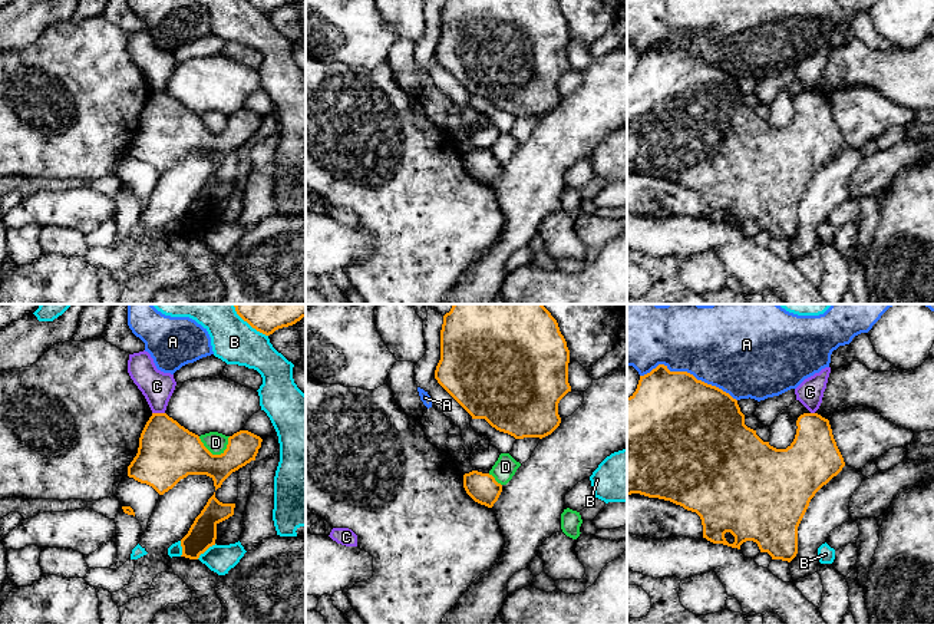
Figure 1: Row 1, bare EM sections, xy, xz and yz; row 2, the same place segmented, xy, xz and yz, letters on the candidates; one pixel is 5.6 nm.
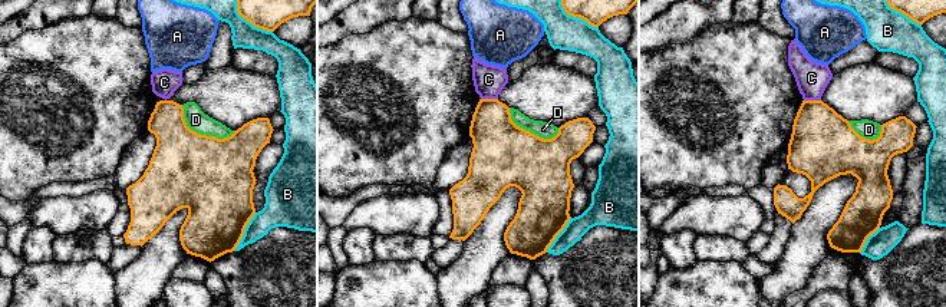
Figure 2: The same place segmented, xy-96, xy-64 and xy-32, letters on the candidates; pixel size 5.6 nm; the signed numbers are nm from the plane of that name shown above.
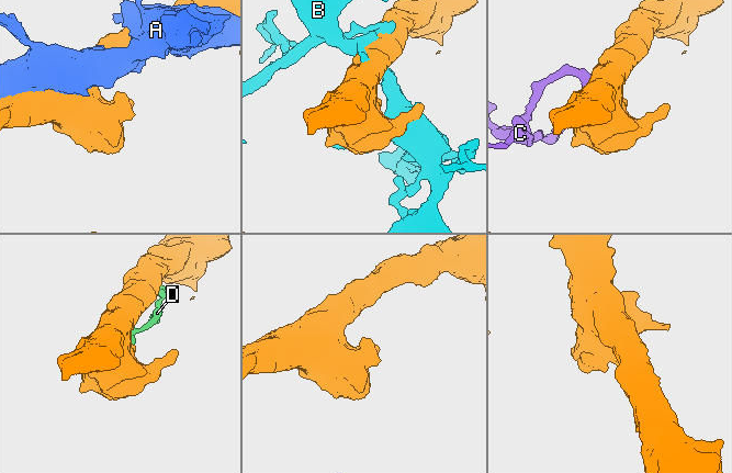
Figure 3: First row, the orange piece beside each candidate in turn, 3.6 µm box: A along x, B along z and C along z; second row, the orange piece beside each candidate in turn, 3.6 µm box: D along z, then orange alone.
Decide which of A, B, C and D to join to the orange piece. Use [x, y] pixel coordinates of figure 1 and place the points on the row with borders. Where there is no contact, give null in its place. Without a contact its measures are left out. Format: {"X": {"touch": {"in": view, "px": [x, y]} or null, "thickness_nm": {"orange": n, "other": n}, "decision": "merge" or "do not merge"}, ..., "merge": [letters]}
{"A": {"touch": {"in": "yz", "px": [689, 373]}, "thickness_nm": {"orange": 480, "other": 480}, "decision": "do not merge"}, "B": {"touch": {"in": "xy", "px": [205, 550]}, "thickness_nm": {"orange": 160, "other": 160}, "decision": "do not merge"}, "C": {"touch": {"in": "xy", "px": [158, 413]}, "thickness_nm": {"orange": 340, "other": 180}, "decision": "do not merge"}, "D": {"touch": {"in": "xy", "px": [217, 455]}, "thickness_nm": {"orange": 300, "other": 120}, "decision": "do not merge"}, "merge": []}

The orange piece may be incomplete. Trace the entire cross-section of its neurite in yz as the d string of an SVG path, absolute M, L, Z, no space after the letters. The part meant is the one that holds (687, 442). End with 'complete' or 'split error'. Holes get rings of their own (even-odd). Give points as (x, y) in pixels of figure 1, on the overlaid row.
M659 364L640 376L636 392L627 397L627 495L670 501L696 512L703 538L713 544L740 549L743 542L753 541L772 559L791 562L798 554L798 526L811 499L845 466L828 419L803 413L796 426L793 442L786 449L776 449L745 425L745 415L729 393L687 372L670 372Z; complete

